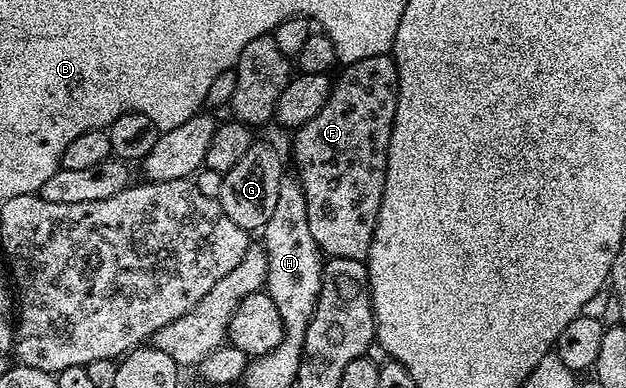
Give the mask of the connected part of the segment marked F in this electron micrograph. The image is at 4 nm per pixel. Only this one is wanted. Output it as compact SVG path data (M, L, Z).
M389 54L379 56L367 56L367 60L350 62L345 70L332 83L329 99L323 108L319 108L316 116L311 116L307 124L297 127L293 138L293 162L297 165L295 177L301 182L303 196L307 202L307 225L311 227L311 236L315 236L315 244L321 249L322 255L329 258L346 258L347 260L359 260L365 262L369 257L371 248L371 236L375 232L375 224L379 216L379 204L383 200L383 184L387 172L387 148L391 144L391 128L395 124L395 108L397 107L397 66Z

